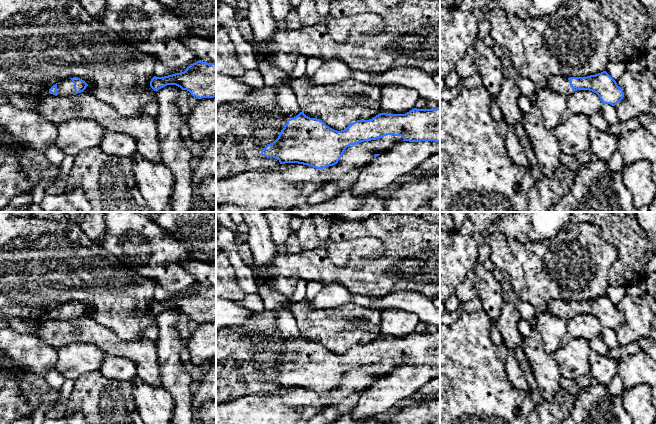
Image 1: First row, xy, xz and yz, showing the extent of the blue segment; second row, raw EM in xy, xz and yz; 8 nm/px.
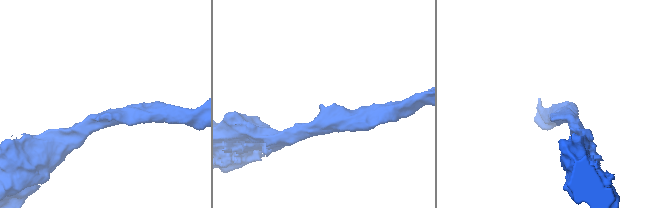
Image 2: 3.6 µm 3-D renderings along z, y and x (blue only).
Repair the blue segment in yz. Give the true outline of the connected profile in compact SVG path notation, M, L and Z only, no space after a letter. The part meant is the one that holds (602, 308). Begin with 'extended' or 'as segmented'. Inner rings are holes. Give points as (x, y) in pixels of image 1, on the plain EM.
extended; M606 295L587 301L552 300L548 303L547 312L564 320L577 314L589 314L596 317L603 328L612 330L624 321L622 312Z

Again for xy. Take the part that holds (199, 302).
as segmented; M199 284L188 290L184 296L164 301L154 300L150 305L150 311L156 316L167 309L176 309L198 323L214 322L216 321L216 287Z

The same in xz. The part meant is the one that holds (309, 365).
extended; M241 212L244 222L248 225L248 238L246 240L255 261L253 270L257 282L257 293L262 298L264 310L272 310L277 314L275 326L280 336L288 342L286 349L281 354L278 362L268 368L261 375L265 381L273 381L280 388L298 387L316 393L323 393L338 387L345 373L364 365L376 364L387 359L401 360L409 366L435 365L440 366L440 330L435 333L414 332L405 338L380 337L369 344L357 344L346 353L337 355L327 350L317 342L310 342L301 334L295 318L287 309L289 297L277 292L270 281L276 277L267 272L264 267L270 264L276 255L276 245L272 241L271 230L263 212Z

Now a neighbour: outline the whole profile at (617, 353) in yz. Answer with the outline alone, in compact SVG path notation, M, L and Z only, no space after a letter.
M632 342L627 345L618 345L617 347L610 349L608 356L614 359L615 361L620 360L625 355L634 355L639 353L641 350L637 342Z

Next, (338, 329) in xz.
M308 299L289 303L287 309L295 318L302 336L323 345L330 352L341 355L357 344L369 344L381 335L381 311L354 303L337 308L316 309L308 304Z

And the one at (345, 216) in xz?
M334 212L334 216L346 222L360 222L379 212Z

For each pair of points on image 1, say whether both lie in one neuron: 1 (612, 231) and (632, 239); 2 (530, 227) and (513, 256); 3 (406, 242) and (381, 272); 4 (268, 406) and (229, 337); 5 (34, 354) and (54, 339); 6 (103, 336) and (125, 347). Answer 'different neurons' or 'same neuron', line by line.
1: same neuron
2: different neurons
3: same neuron
4: different neurons
5: different neurons
6: same neuron

